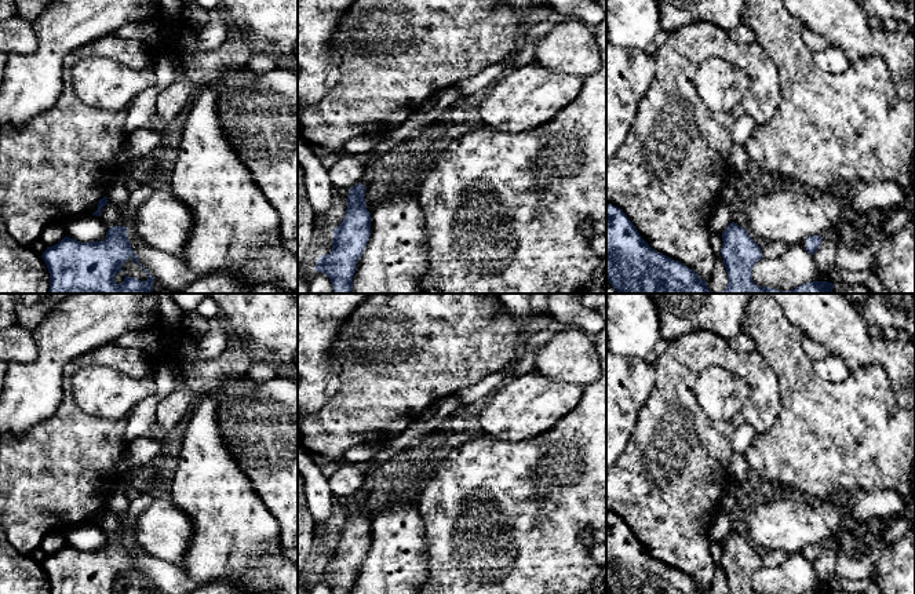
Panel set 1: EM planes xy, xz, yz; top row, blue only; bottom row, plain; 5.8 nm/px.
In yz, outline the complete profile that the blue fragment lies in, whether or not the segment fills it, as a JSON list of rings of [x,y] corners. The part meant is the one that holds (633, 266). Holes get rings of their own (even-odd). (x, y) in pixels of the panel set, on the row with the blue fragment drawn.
[[[608,203],[606,278],[619,294],[715,294],[695,270],[650,248],[627,215]]]

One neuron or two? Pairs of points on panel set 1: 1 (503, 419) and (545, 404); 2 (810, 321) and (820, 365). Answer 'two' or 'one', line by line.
1: one
2: two

